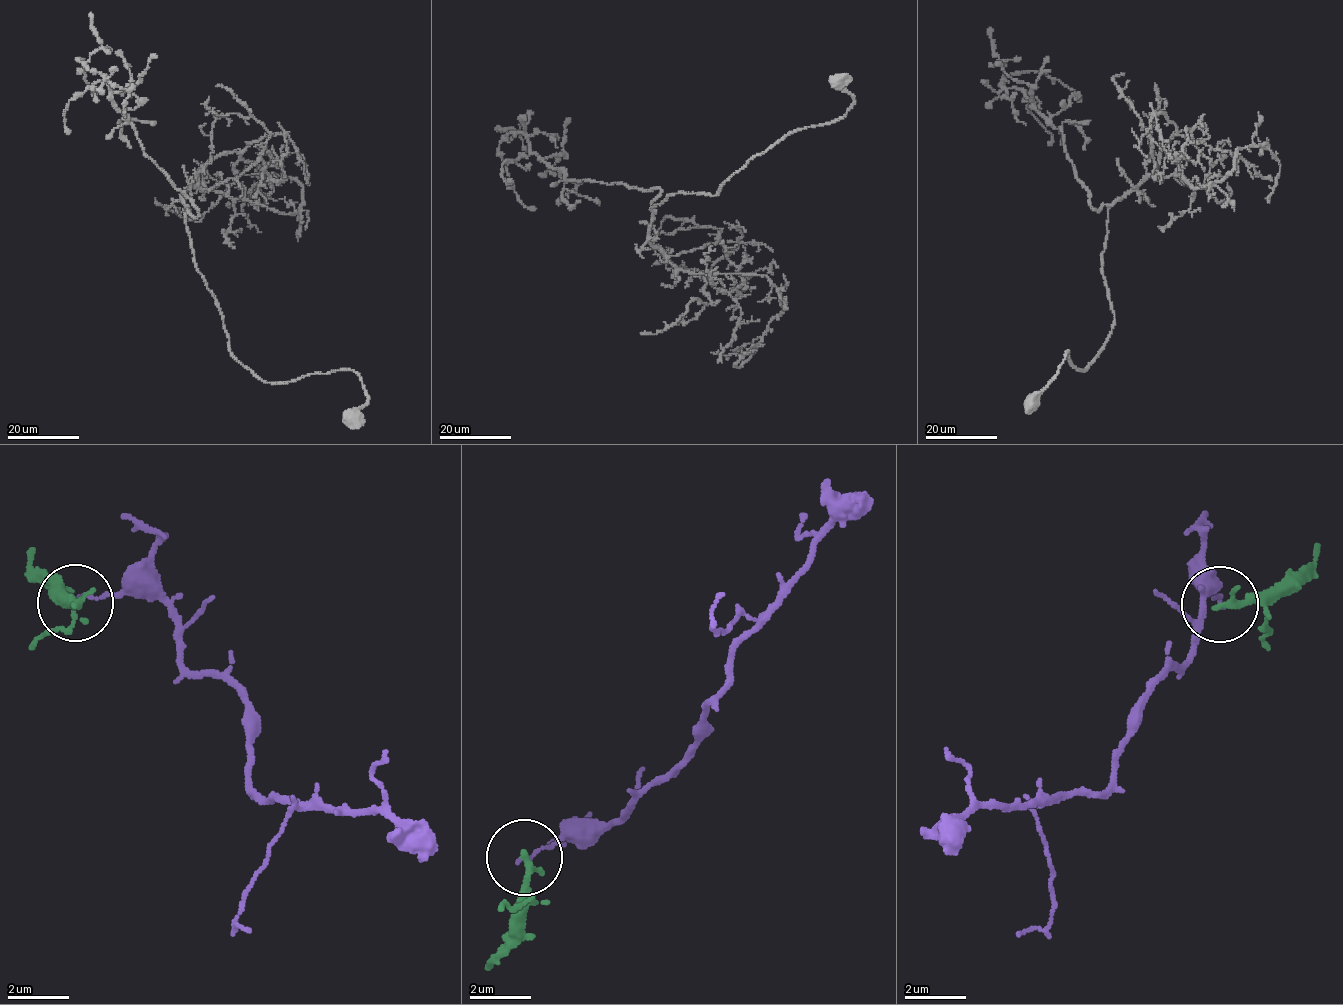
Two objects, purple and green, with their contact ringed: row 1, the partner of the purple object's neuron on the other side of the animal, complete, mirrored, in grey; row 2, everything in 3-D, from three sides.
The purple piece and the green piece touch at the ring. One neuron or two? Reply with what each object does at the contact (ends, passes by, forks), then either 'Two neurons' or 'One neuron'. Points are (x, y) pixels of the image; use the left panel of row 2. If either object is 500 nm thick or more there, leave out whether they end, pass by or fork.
At the ring purple ends. At the ring green ends. Two neurons

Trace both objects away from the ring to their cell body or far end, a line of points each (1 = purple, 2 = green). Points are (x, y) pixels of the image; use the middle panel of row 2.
1: (522, 856), (587, 842), (694, 749), (711, 703), (731, 678), (731, 648), (810, 541), (872, 500)
2: (522, 856), (529, 909), (494, 968)

